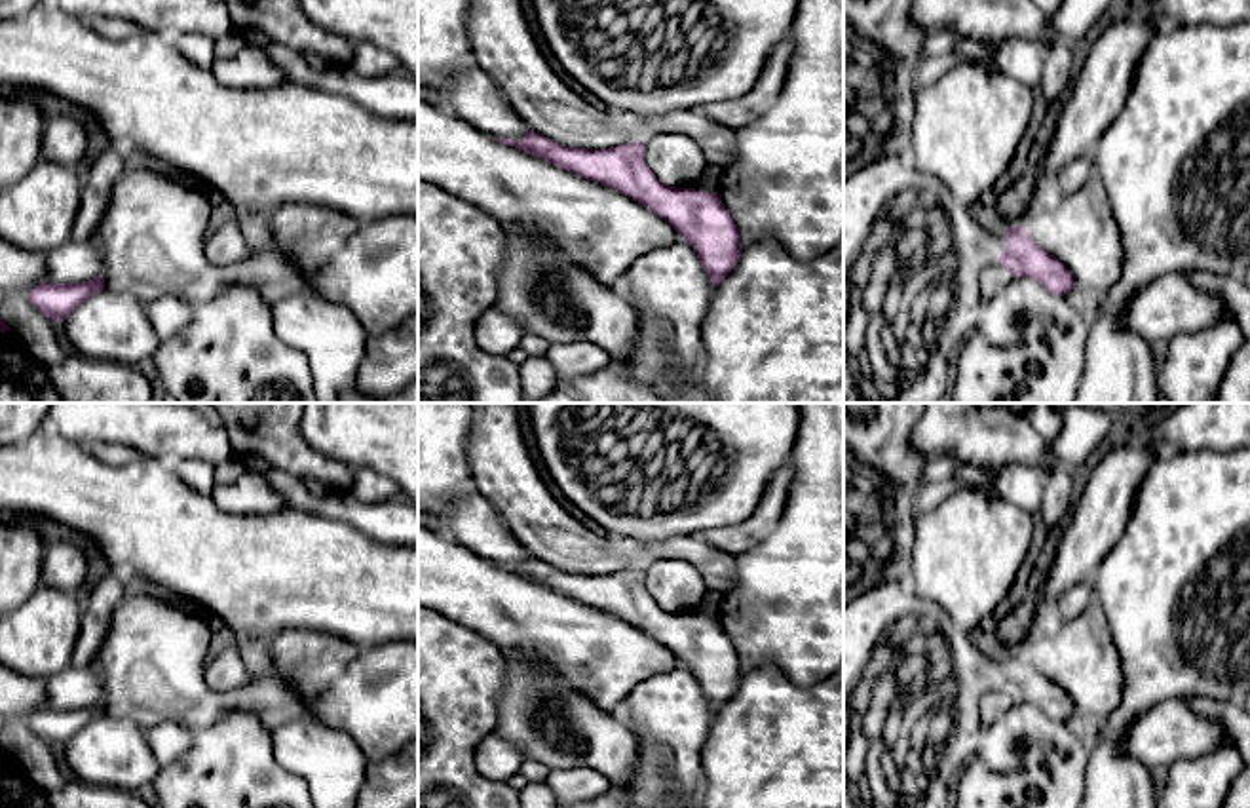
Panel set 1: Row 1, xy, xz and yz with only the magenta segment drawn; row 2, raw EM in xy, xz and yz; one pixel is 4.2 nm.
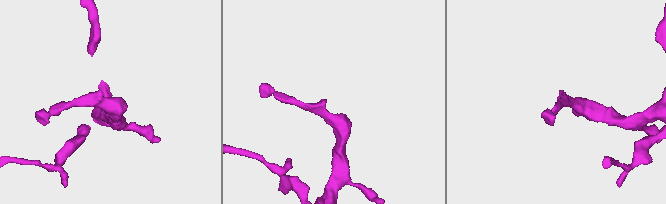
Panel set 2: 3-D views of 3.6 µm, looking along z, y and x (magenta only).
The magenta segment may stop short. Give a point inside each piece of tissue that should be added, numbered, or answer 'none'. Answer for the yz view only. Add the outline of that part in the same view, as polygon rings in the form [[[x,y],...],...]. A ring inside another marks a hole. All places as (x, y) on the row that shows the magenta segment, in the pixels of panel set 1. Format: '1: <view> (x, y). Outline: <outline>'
1: yz (867, 192). Outline: [[[881,156],[876,162],[861,167],[843,179],[843,279],[851,272],[857,257],[862,253],[866,240],[872,234],[876,221],[883,209],[897,198],[923,200],[931,207],[944,211],[954,243],[956,279],[952,283],[954,302],[940,325],[942,344],[929,350],[923,373],[912,380],[902,382],[895,397],[897,403],[944,403],[948,397],[948,352],[963,346],[978,325],[984,308],[980,297],[978,276],[990,264],[999,264],[999,255],[1007,247],[1007,232],[986,232],[969,213],[969,209],[956,200],[956,196],[935,177],[916,171],[908,158]]]

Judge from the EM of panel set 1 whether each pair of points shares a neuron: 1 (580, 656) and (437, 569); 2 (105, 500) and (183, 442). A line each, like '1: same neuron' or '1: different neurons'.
1: same neuron
2: different neurons

